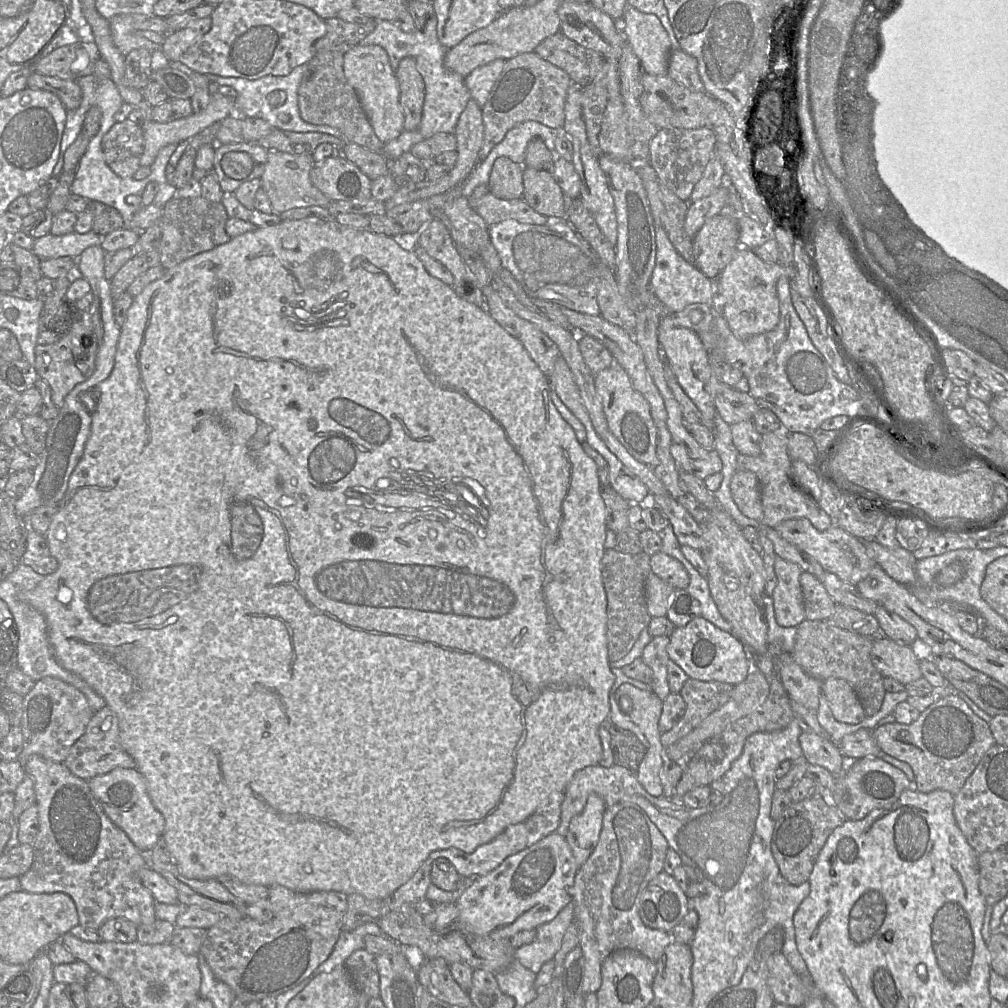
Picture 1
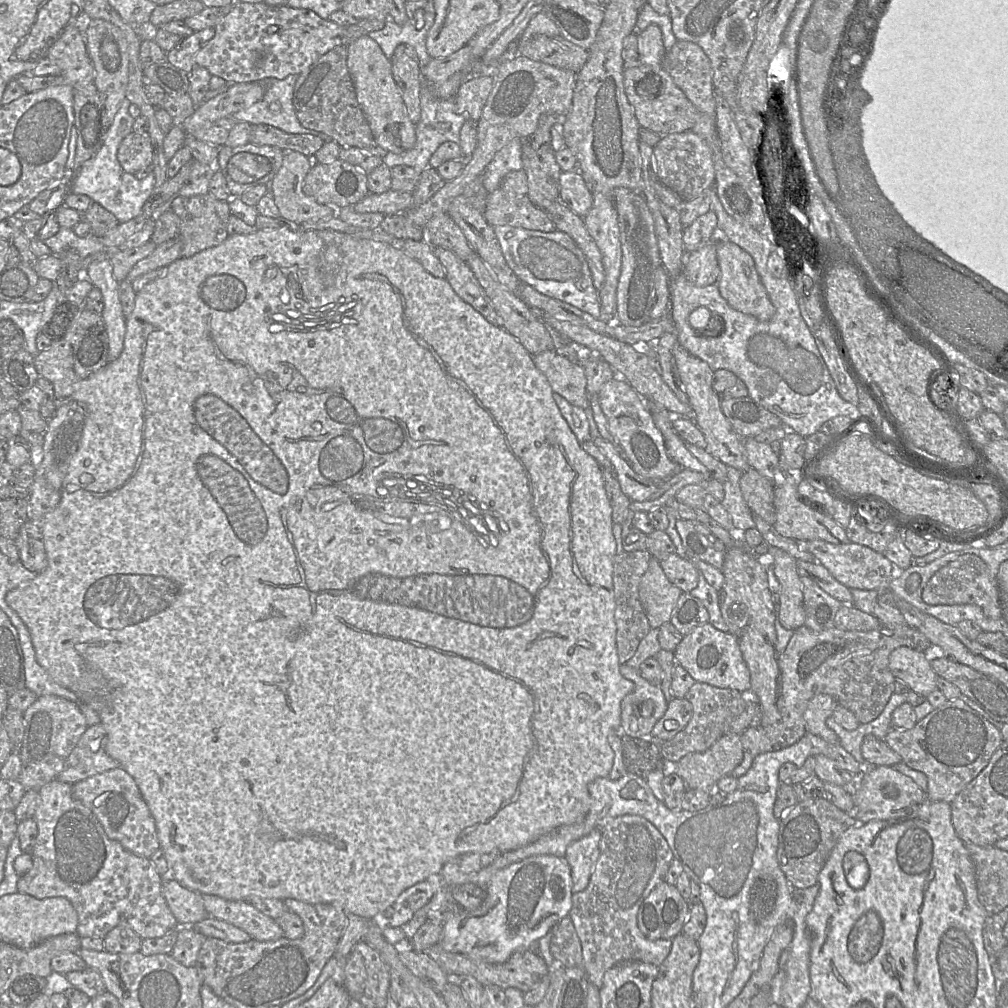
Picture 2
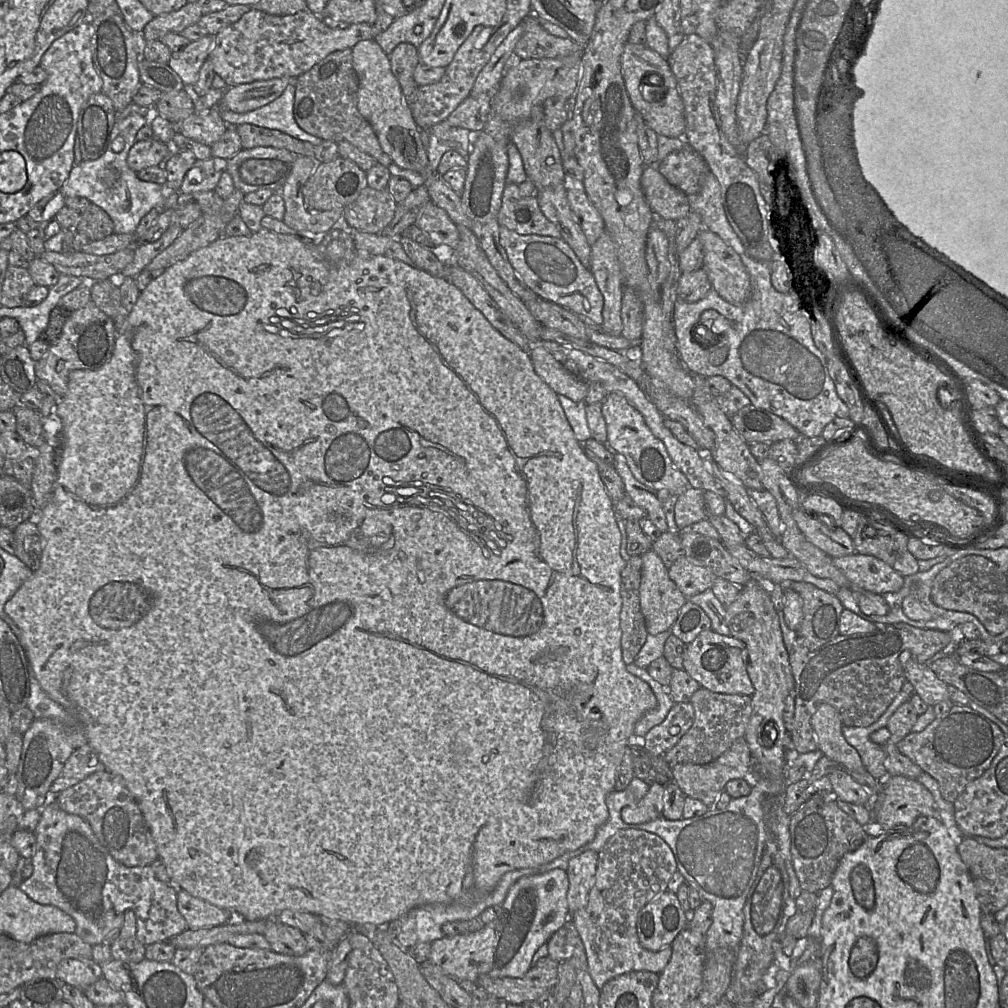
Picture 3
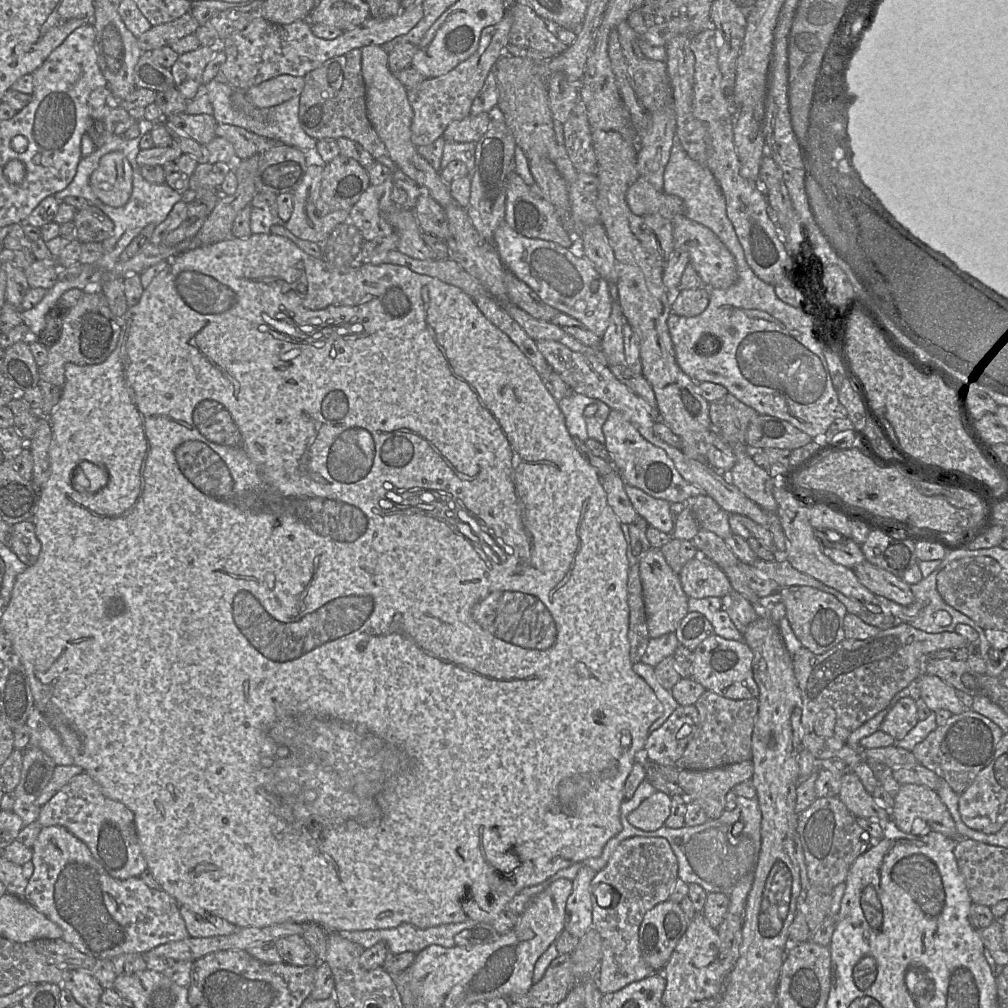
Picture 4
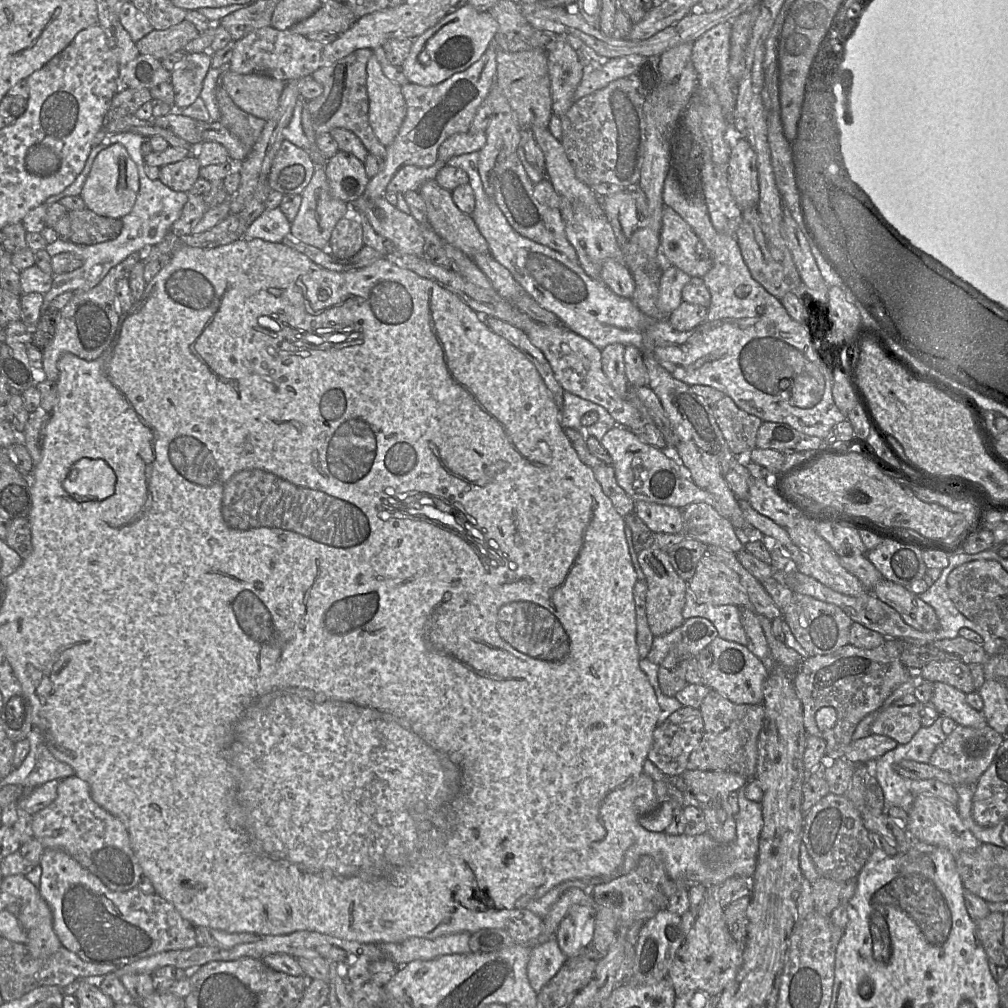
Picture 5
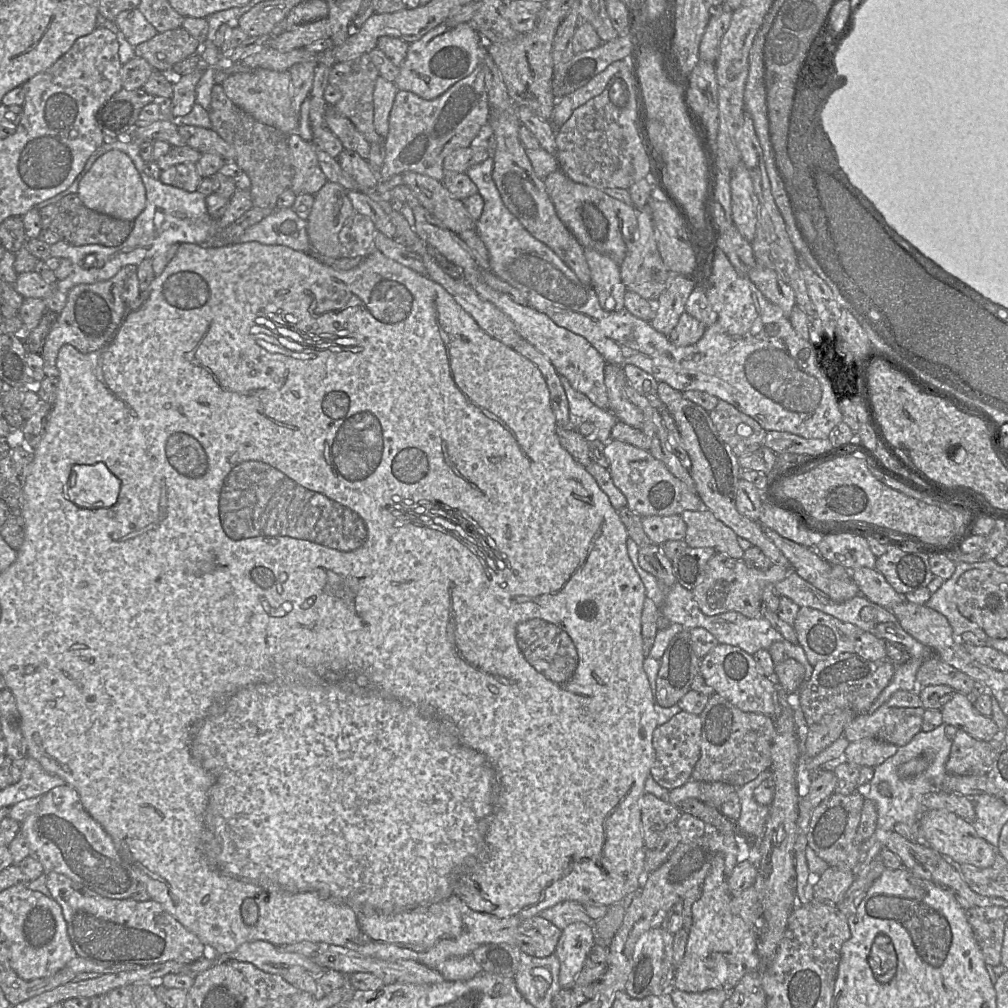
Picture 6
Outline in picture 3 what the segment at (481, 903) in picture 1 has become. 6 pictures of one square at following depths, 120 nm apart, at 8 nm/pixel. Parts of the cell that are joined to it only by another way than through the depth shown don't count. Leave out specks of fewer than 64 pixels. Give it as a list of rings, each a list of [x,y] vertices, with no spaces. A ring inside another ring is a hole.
[[[553,869],[545,873],[521,877],[509,889],[501,904],[501,915],[481,930],[464,935],[444,936],[431,943],[428,961],[439,966],[445,974],[459,983],[475,983],[480,976],[520,978],[532,967],[536,951],[569,919],[567,872]]]

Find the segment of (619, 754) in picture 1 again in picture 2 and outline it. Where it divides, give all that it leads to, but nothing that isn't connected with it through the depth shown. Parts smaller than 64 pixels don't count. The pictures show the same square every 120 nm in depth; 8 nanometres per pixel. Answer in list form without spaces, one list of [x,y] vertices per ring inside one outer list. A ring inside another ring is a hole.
[[[620,732],[624,766],[646,780],[647,776],[656,769],[665,767],[665,759],[660,752],[660,746],[652,742],[652,735],[632,737]]]

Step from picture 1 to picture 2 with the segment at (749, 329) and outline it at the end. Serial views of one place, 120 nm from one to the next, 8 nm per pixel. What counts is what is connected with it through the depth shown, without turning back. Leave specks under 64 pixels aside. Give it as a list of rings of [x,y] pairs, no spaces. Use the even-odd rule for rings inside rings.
[[[725,239],[717,240],[717,261],[720,276],[717,287],[721,297],[728,305],[746,315],[751,315],[760,321],[769,321],[775,309],[757,273],[752,257],[739,246]]]

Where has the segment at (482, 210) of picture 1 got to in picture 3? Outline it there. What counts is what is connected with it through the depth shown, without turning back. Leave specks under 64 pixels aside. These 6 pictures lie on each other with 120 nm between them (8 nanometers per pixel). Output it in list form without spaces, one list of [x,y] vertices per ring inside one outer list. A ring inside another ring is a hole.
[[[507,184],[498,213],[498,223],[522,235],[561,237],[558,227],[541,211],[538,198],[524,197],[518,184]]]

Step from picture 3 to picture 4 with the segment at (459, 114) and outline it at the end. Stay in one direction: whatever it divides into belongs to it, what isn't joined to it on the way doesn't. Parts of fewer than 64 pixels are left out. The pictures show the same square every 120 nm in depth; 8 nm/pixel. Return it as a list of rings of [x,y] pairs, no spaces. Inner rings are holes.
[[[480,113],[452,121],[446,128],[443,138],[446,142],[476,143],[488,130],[491,117],[489,113]]]

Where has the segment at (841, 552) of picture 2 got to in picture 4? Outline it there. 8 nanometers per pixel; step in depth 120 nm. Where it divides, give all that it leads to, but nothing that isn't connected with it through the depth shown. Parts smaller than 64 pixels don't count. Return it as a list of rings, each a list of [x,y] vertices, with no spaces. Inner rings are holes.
[[[866,560],[856,565],[853,571],[858,580],[873,594],[885,597],[903,606],[913,603],[914,596],[910,585],[891,572]]]

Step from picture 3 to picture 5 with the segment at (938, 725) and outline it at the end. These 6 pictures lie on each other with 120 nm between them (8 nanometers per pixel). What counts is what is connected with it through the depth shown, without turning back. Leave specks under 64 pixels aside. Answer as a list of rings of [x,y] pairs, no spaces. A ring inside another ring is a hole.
[[[956,725],[954,730],[934,750],[928,764],[949,772],[956,784],[974,787],[990,766],[1005,737],[989,725],[982,728]]]

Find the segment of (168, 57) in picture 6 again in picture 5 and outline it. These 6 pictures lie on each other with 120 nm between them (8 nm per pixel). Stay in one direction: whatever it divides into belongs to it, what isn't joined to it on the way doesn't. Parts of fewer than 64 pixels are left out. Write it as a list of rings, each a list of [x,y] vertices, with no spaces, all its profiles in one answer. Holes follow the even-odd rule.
[[[188,20],[166,30],[153,30],[138,42],[136,47],[141,55],[150,55],[161,61],[178,51],[199,36],[197,28]]]

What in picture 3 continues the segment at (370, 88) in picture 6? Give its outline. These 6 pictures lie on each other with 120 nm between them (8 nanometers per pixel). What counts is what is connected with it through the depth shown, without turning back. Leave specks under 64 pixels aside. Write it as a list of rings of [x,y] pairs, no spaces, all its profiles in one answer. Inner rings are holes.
[[[352,49],[334,51],[293,80],[294,119],[305,132],[322,140],[347,141],[372,156],[378,164],[389,167],[392,159],[382,150],[371,124],[358,111],[358,77],[352,57]]]

